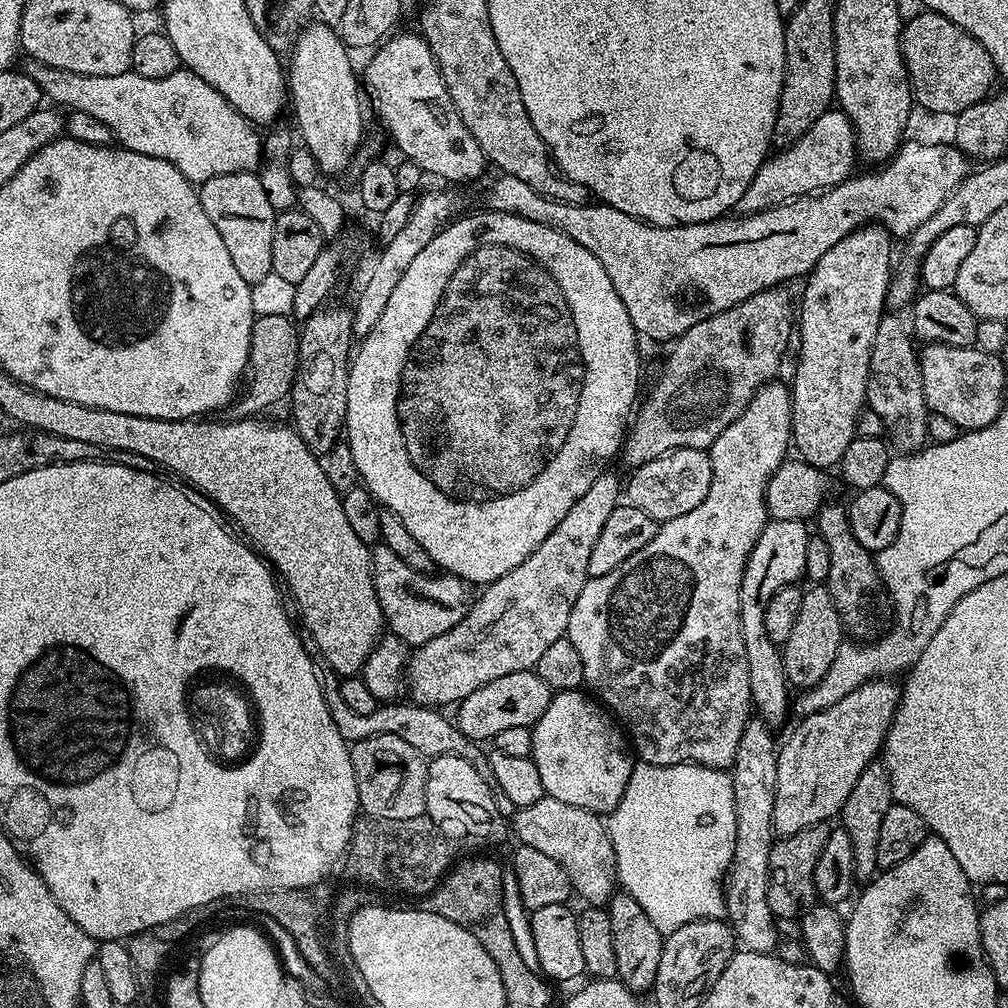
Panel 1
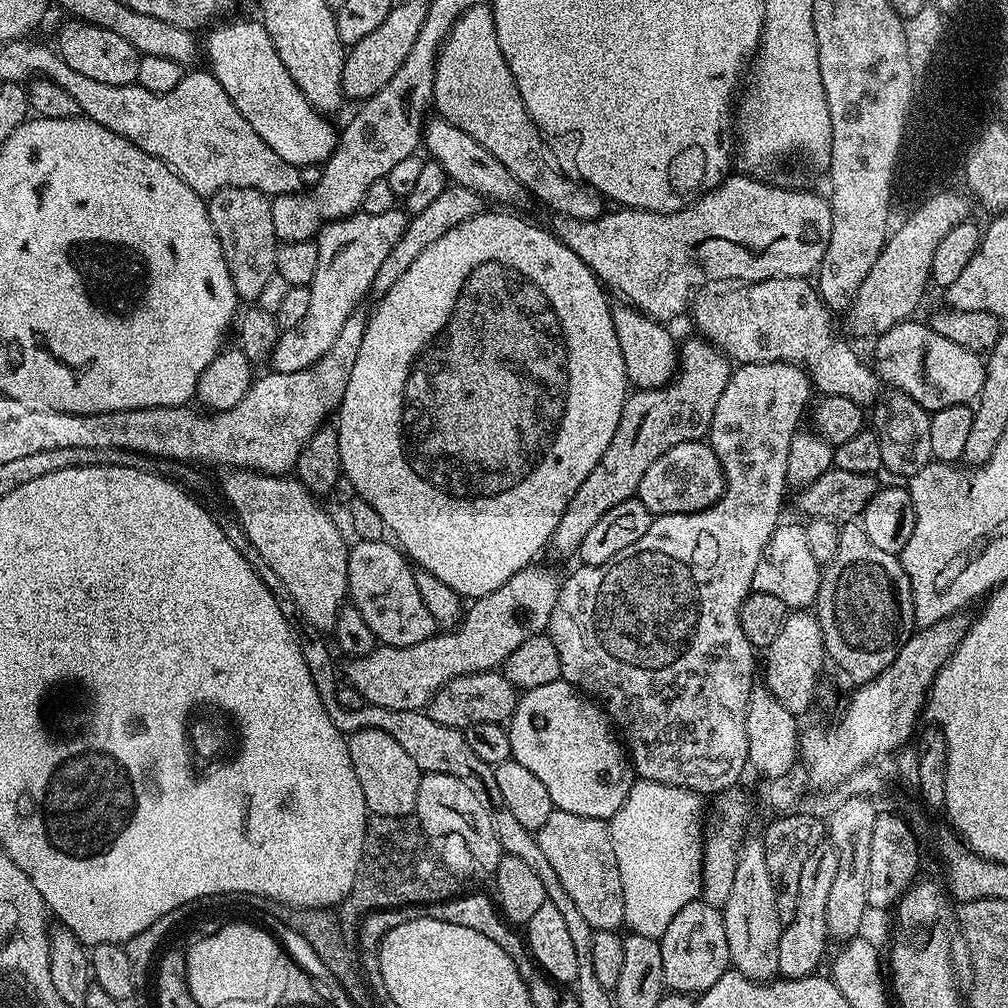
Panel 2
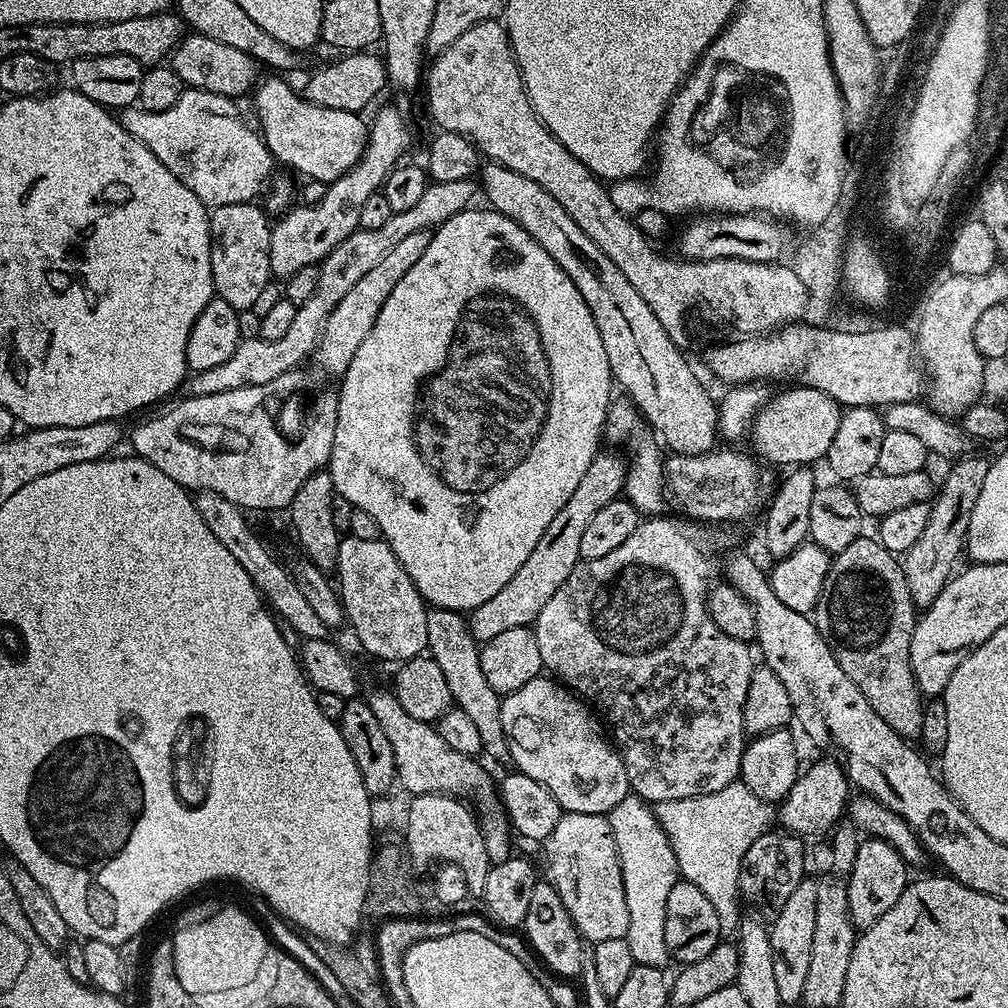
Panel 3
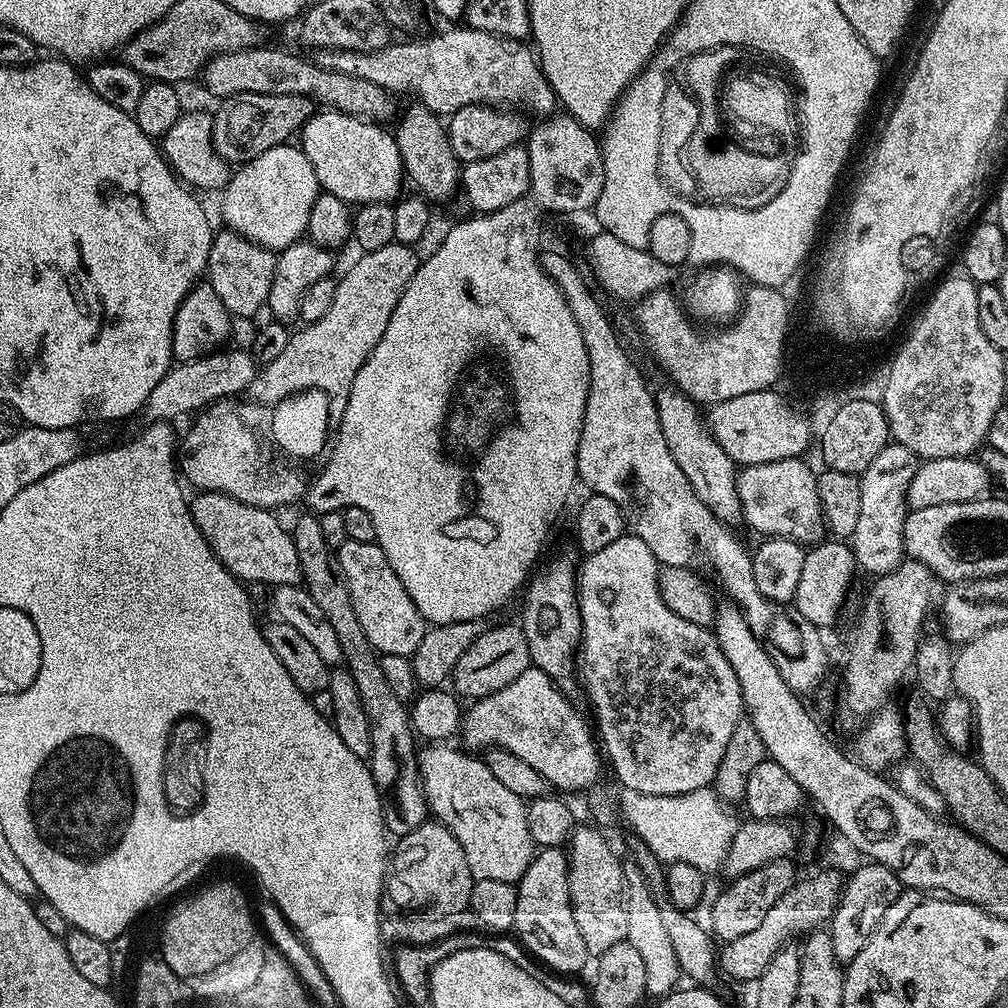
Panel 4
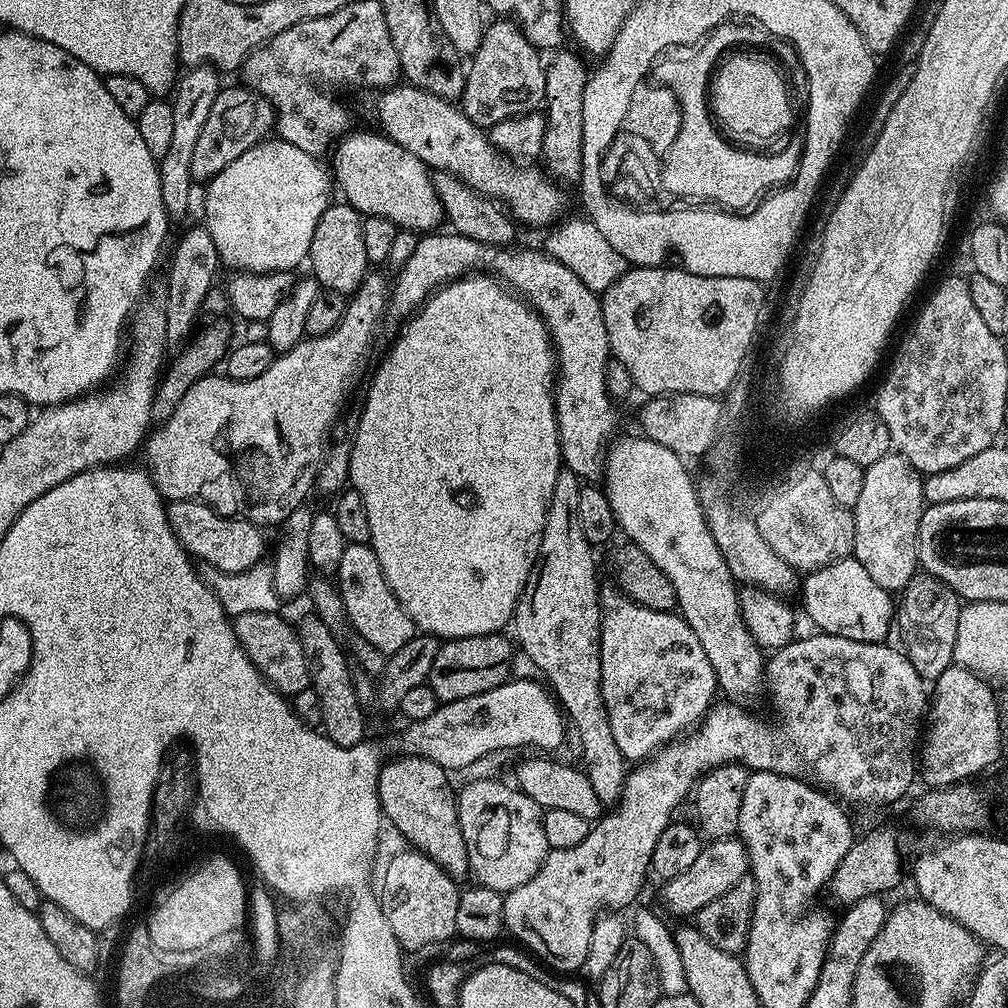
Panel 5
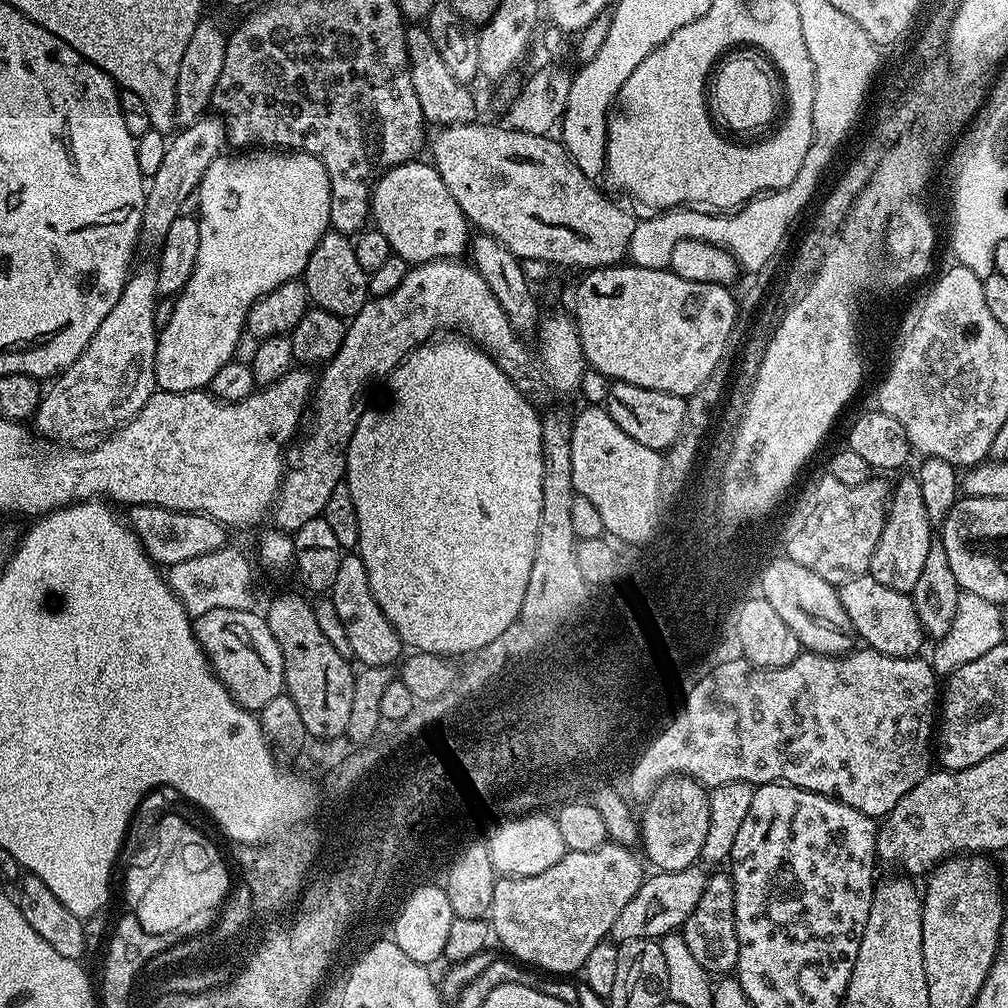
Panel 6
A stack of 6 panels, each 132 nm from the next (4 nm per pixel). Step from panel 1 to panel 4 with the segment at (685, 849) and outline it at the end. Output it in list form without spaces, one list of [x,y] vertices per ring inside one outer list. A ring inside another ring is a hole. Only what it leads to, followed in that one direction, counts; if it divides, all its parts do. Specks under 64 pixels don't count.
[[[635,866],[624,869],[624,882],[628,898],[628,941],[638,950],[642,963],[646,965],[646,993],[649,997],[663,998],[668,996],[681,983],[682,973],[678,954],[674,954],[674,946],[670,942],[670,934],[666,934],[666,926],[662,923],[662,914],[656,905],[657,897],[652,895],[644,876]]]

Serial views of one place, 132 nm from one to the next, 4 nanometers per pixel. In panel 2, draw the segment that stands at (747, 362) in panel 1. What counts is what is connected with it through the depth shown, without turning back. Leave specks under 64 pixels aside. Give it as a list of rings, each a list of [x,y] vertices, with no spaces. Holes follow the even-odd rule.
[[[703,338],[688,340],[678,348],[678,371],[675,377],[662,388],[642,388],[633,391],[622,406],[622,418],[618,418],[618,430],[614,430],[614,438],[610,438],[610,446],[606,446],[606,454],[598,458],[598,466],[590,470],[590,478],[578,486],[574,498],[570,498],[568,508],[562,514],[558,526],[554,530],[550,541],[551,551],[560,556],[579,553],[582,538],[586,538],[588,531],[596,525],[598,518],[606,514],[606,510],[618,506],[618,502],[633,499],[638,490],[638,482],[642,482],[642,474],[650,470],[653,462],[658,462],[666,450],[678,446],[682,442],[704,440],[714,422],[714,410],[718,407],[718,398],[726,390],[726,382],[731,378],[734,368],[727,356],[714,345]]]

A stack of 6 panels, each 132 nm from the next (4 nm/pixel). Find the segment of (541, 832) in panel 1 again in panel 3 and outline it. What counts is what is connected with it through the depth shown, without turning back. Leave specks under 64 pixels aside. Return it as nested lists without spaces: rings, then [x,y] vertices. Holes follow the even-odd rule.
[[[564,812],[558,826],[554,826],[554,834],[543,841],[542,848],[548,863],[547,879],[558,890],[558,898],[562,898],[562,906],[566,906],[581,937],[592,946],[610,938],[625,939],[630,910],[626,910],[620,859],[607,815]]]

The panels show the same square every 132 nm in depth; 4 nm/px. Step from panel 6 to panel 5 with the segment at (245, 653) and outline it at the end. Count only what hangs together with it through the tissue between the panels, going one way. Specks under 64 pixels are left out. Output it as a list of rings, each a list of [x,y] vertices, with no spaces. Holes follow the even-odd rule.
[[[275,612],[246,613],[235,617],[236,637],[242,650],[252,659],[254,666],[268,679],[269,684],[289,698],[298,693],[309,691],[312,683],[312,668],[308,665],[306,654],[302,650],[300,636]]]

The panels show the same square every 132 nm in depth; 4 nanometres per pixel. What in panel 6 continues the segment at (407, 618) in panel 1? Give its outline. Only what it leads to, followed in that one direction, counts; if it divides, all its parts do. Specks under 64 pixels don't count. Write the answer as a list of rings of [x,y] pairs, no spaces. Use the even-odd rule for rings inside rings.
[[[359,554],[341,555],[338,575],[334,578],[334,586],[330,590],[330,599],[334,602],[334,610],[338,610],[338,618],[342,618],[342,626],[346,630],[346,638],[350,638],[353,657],[365,668],[382,666],[387,668],[401,659],[402,641],[394,626],[382,614],[382,606],[374,598],[370,590],[370,582],[366,574],[366,566]]]

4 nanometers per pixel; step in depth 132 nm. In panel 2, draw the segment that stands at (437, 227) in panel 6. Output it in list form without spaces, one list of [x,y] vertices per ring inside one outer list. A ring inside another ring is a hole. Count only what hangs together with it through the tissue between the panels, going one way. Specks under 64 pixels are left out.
[[[256,19],[222,25],[207,33],[208,41],[205,44],[203,41],[202,52],[208,55],[207,67],[212,76],[222,82],[222,90],[226,90],[230,102],[238,106],[238,114],[250,122],[254,134],[258,134],[278,158],[299,169],[311,164],[323,165],[336,149],[337,129],[332,129],[328,121],[331,119],[312,108],[302,90],[298,90],[294,78],[290,78],[290,70],[282,66],[282,58],[278,58],[278,50],[274,50],[274,42],[270,42],[263,23]]]

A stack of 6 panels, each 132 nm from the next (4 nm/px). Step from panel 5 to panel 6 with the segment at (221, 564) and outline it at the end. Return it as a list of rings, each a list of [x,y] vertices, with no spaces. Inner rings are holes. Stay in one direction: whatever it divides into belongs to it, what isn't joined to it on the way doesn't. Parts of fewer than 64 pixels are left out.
[[[133,504],[126,512],[127,523],[136,531],[144,552],[157,566],[171,566],[198,555],[210,554],[225,547],[225,525],[200,512],[179,512],[153,504]]]

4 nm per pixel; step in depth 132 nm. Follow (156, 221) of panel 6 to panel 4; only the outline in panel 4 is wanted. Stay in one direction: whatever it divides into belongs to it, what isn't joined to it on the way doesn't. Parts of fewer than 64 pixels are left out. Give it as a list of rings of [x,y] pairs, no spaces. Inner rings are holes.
[[[234,94],[219,101],[220,109],[212,116],[212,148],[229,165],[239,166],[258,158],[266,150],[289,143],[318,111],[317,104],[294,94]]]

